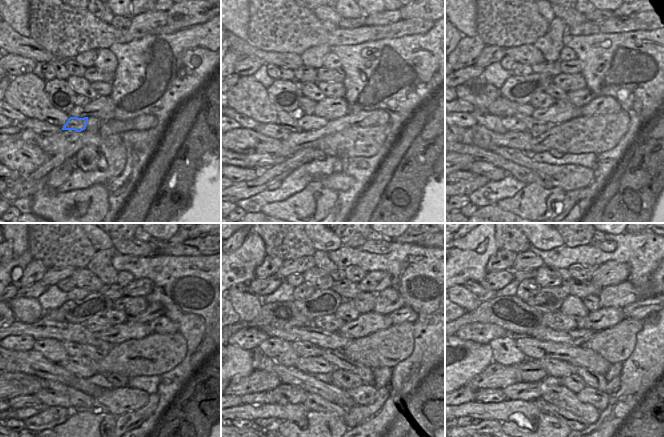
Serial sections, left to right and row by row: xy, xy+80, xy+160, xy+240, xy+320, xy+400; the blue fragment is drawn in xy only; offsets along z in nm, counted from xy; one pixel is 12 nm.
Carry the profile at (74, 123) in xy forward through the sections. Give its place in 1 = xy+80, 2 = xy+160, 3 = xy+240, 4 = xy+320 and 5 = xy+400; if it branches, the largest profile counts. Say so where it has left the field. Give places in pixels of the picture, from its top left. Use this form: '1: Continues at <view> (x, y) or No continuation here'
1: Continues at xy+80 (306, 122)
2: Continues at xy+160 (563, 111)
3: Continues at xy+240 (130, 330)
4: Continues at xy+320 (370, 322)
5: Continues at xy+400 (603, 318).

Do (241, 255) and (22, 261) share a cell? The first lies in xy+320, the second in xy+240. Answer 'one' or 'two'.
one

